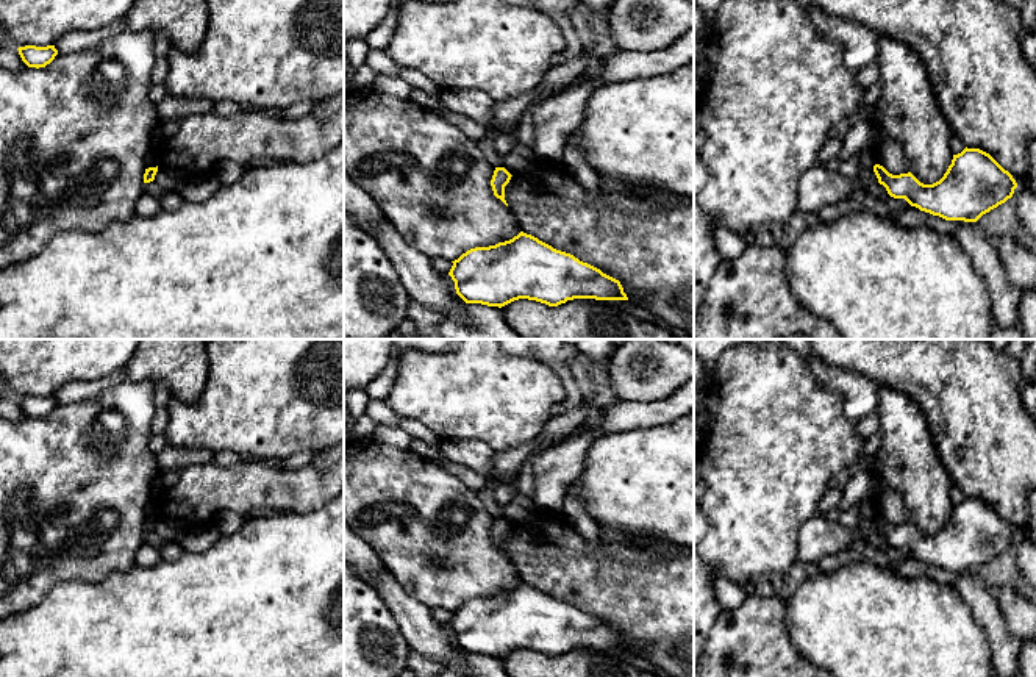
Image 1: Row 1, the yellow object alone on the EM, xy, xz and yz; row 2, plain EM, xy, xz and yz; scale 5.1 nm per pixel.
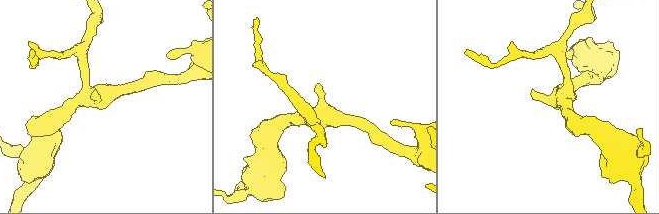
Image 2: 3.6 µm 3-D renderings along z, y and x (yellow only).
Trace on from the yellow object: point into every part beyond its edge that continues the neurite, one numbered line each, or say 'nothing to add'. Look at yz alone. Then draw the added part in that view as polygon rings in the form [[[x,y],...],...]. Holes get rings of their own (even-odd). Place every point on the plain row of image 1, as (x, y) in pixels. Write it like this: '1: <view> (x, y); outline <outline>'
nothing to add

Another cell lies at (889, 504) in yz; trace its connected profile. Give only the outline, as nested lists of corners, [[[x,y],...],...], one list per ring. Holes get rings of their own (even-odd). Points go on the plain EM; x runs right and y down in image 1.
[[[878,488],[873,494],[877,514],[883,516],[889,524],[908,524],[911,514],[903,502],[903,497],[895,489]]]

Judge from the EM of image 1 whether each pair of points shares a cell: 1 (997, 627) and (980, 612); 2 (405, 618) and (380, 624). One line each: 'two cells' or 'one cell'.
1: one cell
2: two cells

